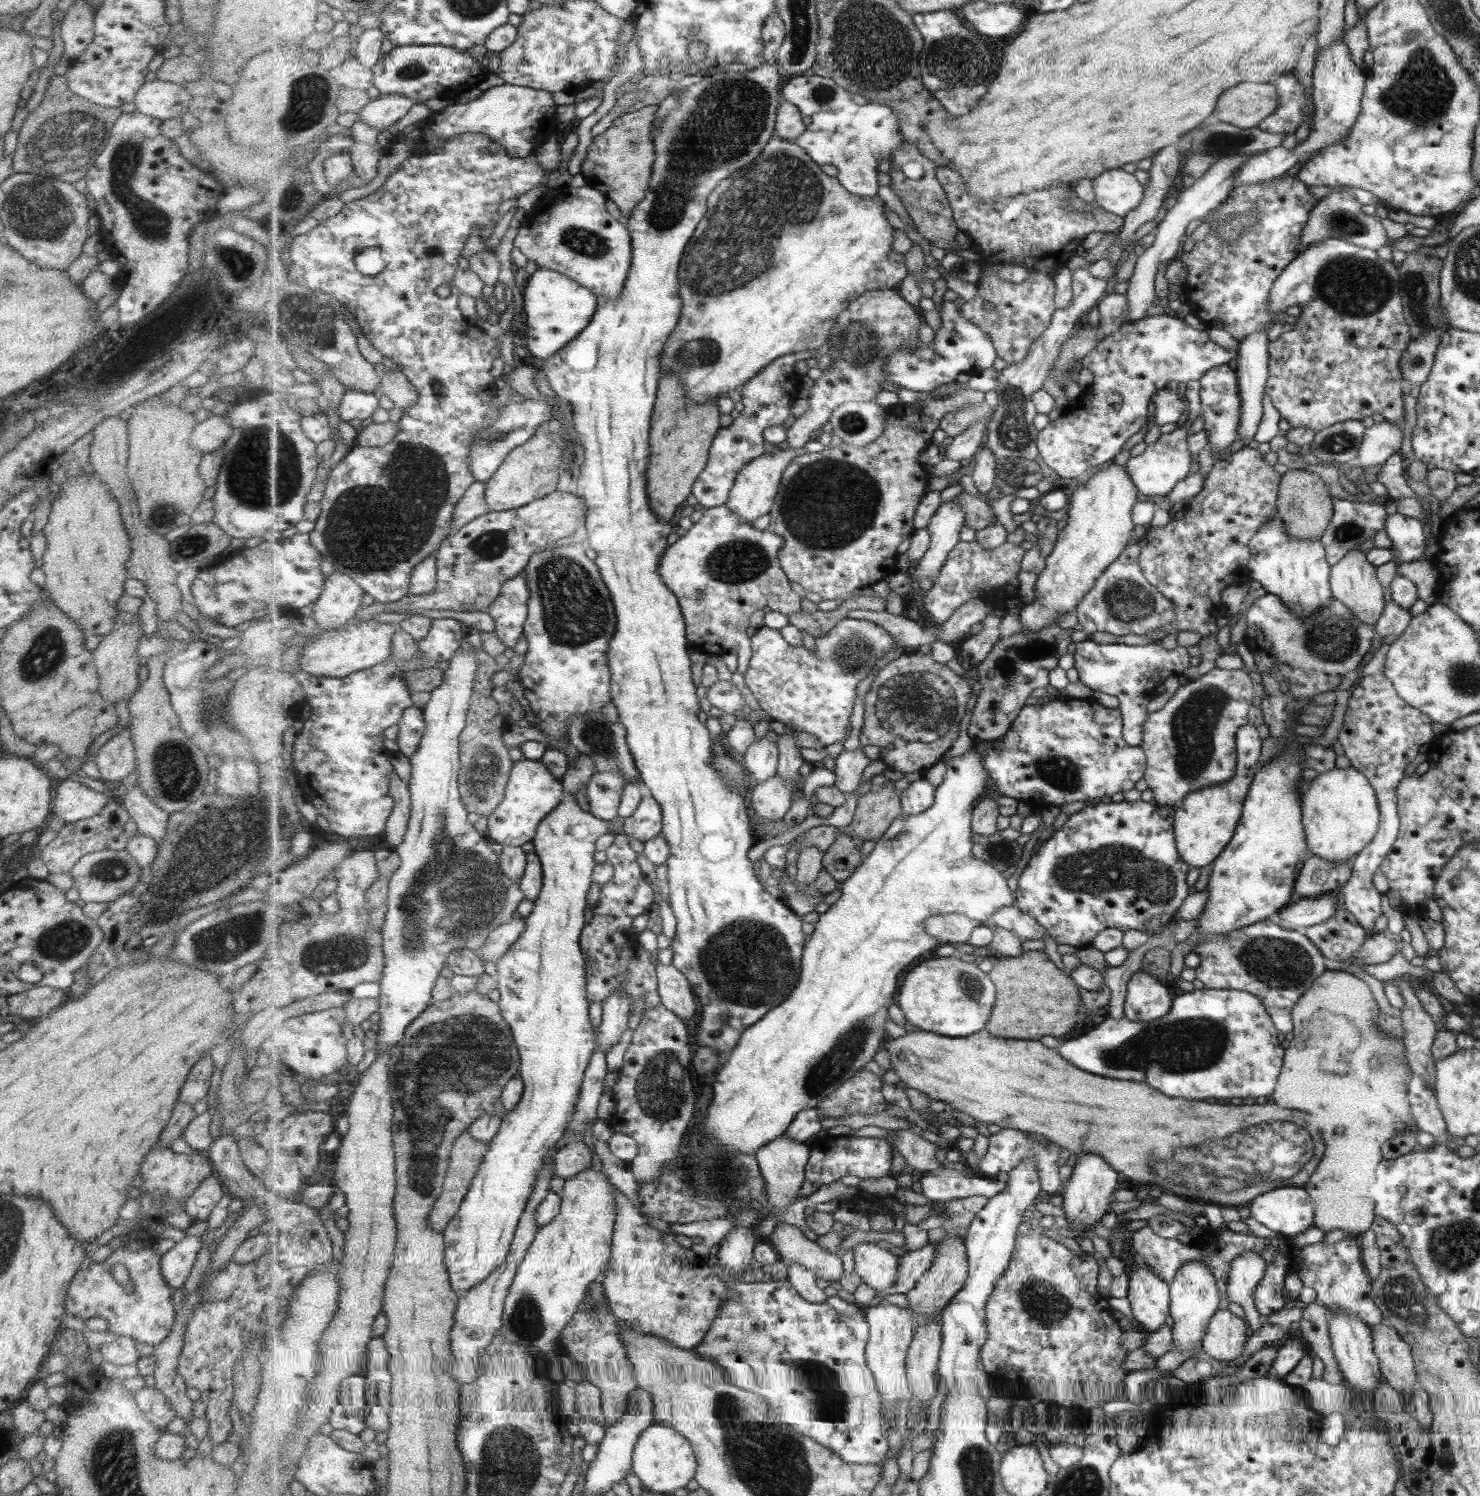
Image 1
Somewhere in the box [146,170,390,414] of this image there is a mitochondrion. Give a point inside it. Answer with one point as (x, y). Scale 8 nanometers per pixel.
(299, 315)

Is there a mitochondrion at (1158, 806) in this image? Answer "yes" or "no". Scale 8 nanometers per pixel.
no

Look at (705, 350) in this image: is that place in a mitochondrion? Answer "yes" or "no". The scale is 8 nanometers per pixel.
yes

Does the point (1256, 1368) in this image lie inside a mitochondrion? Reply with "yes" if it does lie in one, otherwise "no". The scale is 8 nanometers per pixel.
no

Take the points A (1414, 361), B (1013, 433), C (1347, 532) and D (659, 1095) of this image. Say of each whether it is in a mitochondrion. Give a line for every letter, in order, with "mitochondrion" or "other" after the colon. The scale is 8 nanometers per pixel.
A: mitochondrion
B: mitochondrion
C: mitochondrion
D: mitochondrion

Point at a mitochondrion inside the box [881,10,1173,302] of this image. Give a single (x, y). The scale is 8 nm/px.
(954, 61)

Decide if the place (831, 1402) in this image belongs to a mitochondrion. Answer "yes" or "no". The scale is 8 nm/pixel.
yes

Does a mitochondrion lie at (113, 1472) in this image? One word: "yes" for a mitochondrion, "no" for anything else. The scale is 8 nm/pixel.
yes

